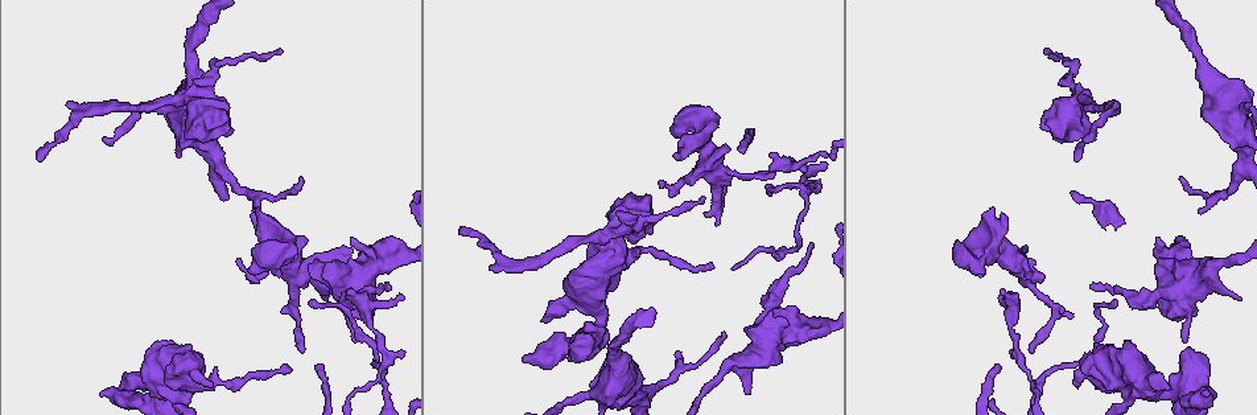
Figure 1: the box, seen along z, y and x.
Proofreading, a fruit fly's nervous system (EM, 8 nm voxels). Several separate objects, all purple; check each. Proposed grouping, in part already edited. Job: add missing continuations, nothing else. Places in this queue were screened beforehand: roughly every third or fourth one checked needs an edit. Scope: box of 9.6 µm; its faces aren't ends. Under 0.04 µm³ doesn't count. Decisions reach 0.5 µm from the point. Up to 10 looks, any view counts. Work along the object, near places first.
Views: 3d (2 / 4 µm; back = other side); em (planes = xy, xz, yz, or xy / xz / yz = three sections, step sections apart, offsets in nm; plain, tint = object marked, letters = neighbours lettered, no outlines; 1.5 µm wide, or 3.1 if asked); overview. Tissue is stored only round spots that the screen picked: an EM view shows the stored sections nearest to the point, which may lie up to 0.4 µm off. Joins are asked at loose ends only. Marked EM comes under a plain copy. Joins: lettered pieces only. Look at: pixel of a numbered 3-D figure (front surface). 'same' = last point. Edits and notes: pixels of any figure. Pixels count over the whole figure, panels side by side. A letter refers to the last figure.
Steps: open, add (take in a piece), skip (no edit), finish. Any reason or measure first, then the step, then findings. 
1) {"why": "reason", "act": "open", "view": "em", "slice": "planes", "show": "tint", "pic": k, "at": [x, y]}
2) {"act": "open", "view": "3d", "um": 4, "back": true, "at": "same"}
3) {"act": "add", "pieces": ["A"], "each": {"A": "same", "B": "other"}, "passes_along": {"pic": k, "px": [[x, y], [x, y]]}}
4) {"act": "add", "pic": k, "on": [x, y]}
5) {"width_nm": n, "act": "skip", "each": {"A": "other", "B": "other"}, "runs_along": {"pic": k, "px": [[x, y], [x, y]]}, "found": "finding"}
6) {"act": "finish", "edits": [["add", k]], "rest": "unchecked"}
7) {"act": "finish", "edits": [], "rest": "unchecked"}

{"why": "tapers out", "act": "open", "view": "em", "slice": "xy", "step": 8, "show": "tint", "pic": 1, "at": [462, 228]}

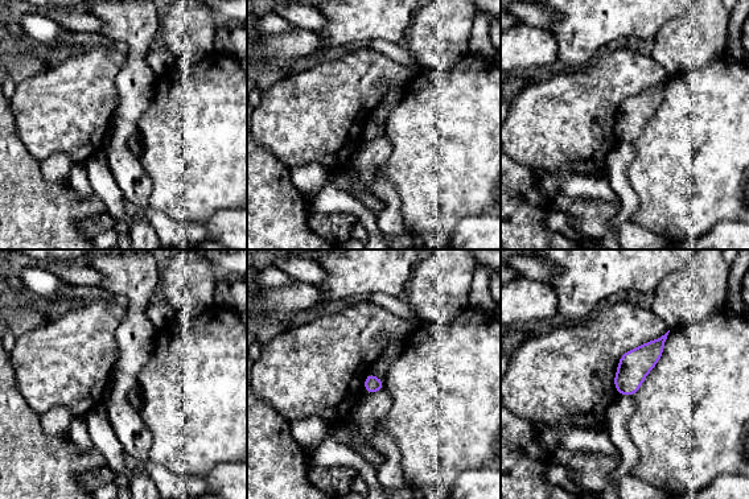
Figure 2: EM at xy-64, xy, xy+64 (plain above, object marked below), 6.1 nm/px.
{"act": "open", "view": "em", "slice": "planes", "show": "letters", "at": "same"}

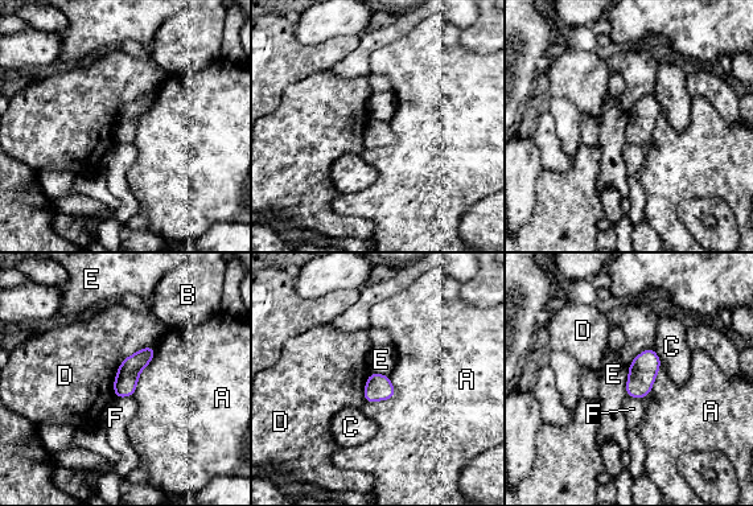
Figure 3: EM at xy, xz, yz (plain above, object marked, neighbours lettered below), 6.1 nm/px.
{"act": "skip", "each": {"A": "other", "B": "other", "C": "other", "D": "other", "E": "other", "F": "other"}, "border": {"pic": 3, "px": [[629, 367], [625, 395]]}, "found": "no lettered piece goes on from it"}

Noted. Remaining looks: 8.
{"why": "branch stops here", "act": "open", "view": "3d", "um": 4, "pic": 1, "at": [99, 394]}

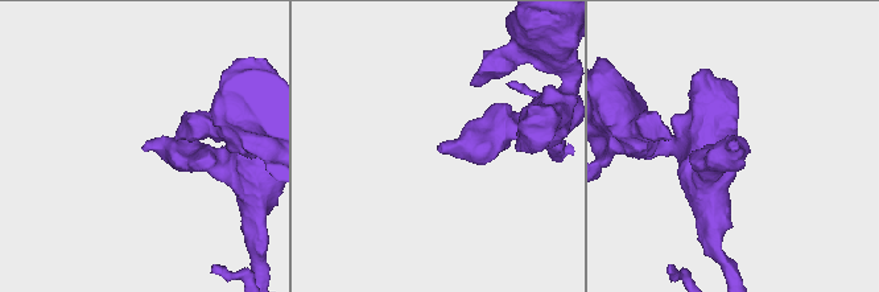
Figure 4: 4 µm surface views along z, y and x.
{"why": "shape alone is not enough", "act": "open", "view": "em", "slice": "planes", "show": "letters", "pic": 4, "at": [440, 152]}

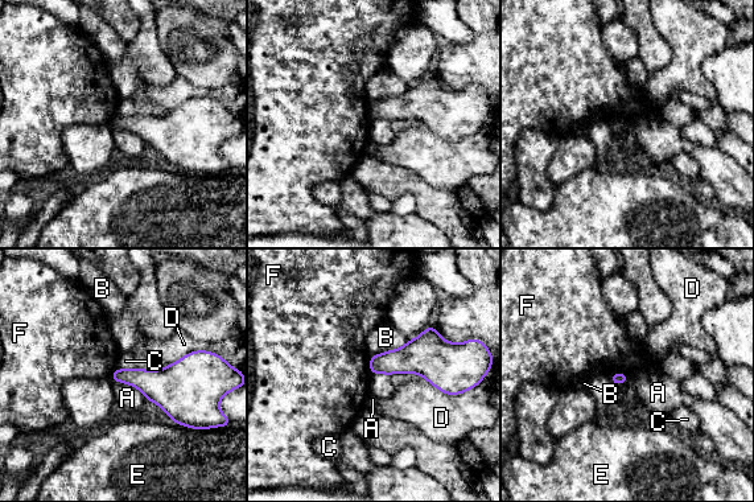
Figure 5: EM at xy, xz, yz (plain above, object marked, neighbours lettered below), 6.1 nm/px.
{"act": "skip", "each": {"A": "other", "B": "other", "C": "other", "D": "other", "E": "other", "F": "other"}, "border": {"pic": 5, "px": [[111, 379], [135, 386], [148, 400]]}, "found": "no lettered piece goes on from it"}

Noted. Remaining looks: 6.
{"why": "thin end", "act": "open", "view": "3d", "um": 4, "back": true, "pic": 1, "at": [1093, 285]}

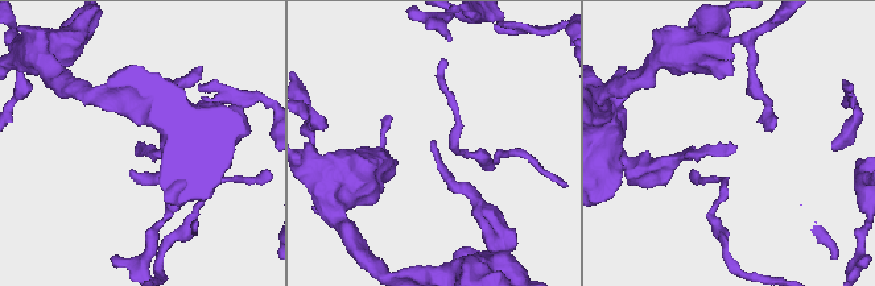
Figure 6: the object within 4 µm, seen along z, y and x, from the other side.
{"why": "now the EM", "act": "open", "view": "em", "slice": "planes", "show": "letters", "pic": 6, "at": [432, 141]}

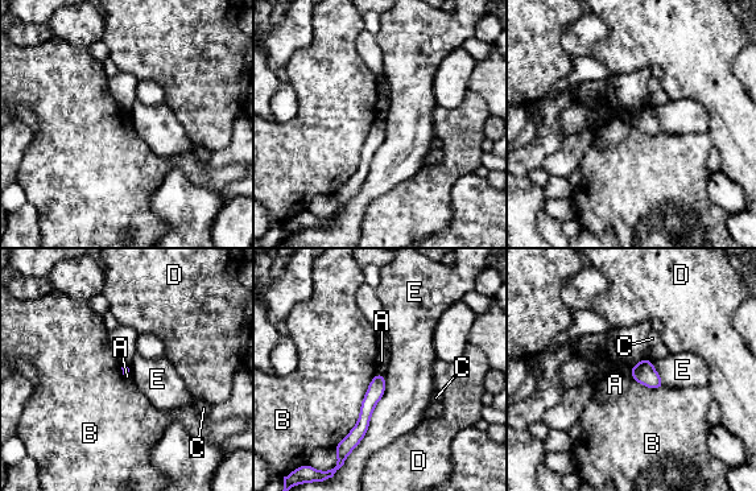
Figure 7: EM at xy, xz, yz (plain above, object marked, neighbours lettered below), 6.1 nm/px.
{"act": "skip", "each": {"A": "other", "B": "other", "C": "other", "D": "other", "E": "other"}, "runs_along": {"pic": 7, "px": [[380, 376], [363, 424], [347, 446]]}, "found": "no lettered piece goes on from it"}

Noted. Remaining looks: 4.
{"why": "thin end", "act": "open", "view": "em", "slice": "xy", "step": 4, "show": "tint", "pic": 1, "at": [304, 347]}

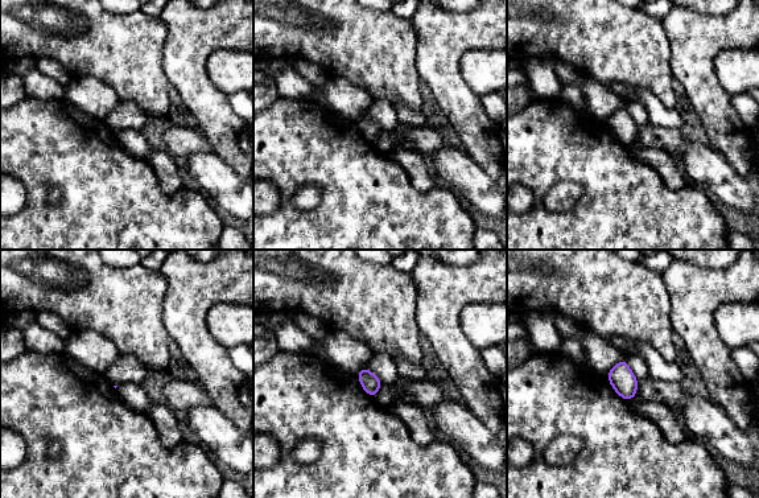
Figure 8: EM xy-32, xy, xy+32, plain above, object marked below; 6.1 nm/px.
{"why": "cut it another way", "act": "open", "view": "em", "slice": "planes", "show": "letters", "at": "same"}

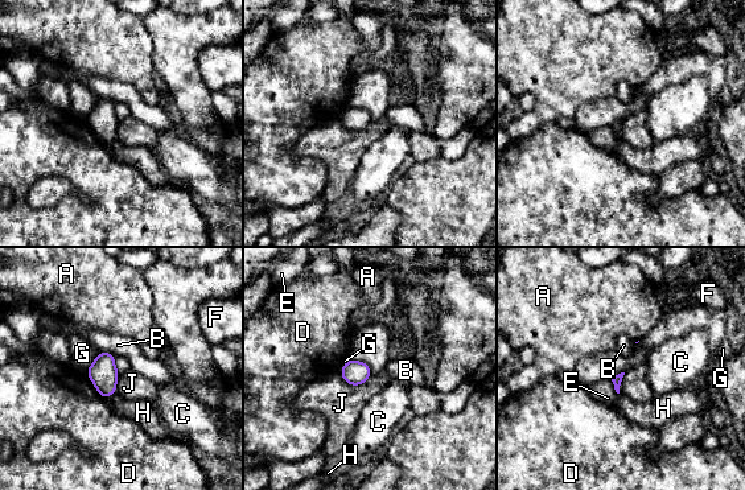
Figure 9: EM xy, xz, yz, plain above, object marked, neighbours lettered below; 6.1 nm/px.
{"act": "skip", "each": {"A": "other", "B": "other", "C": "other", "D": "other", "E": "other", "F": "other", "G": "other", "H": "other", "J": "other"}, "border": {"pic": 9, "px": [[340, 373], [350, 384], [371, 375]]}, "found": "no lettered piece goes on from it"}

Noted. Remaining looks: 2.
{"act": "finish", "edits": [], "rest": "unchecked"}

